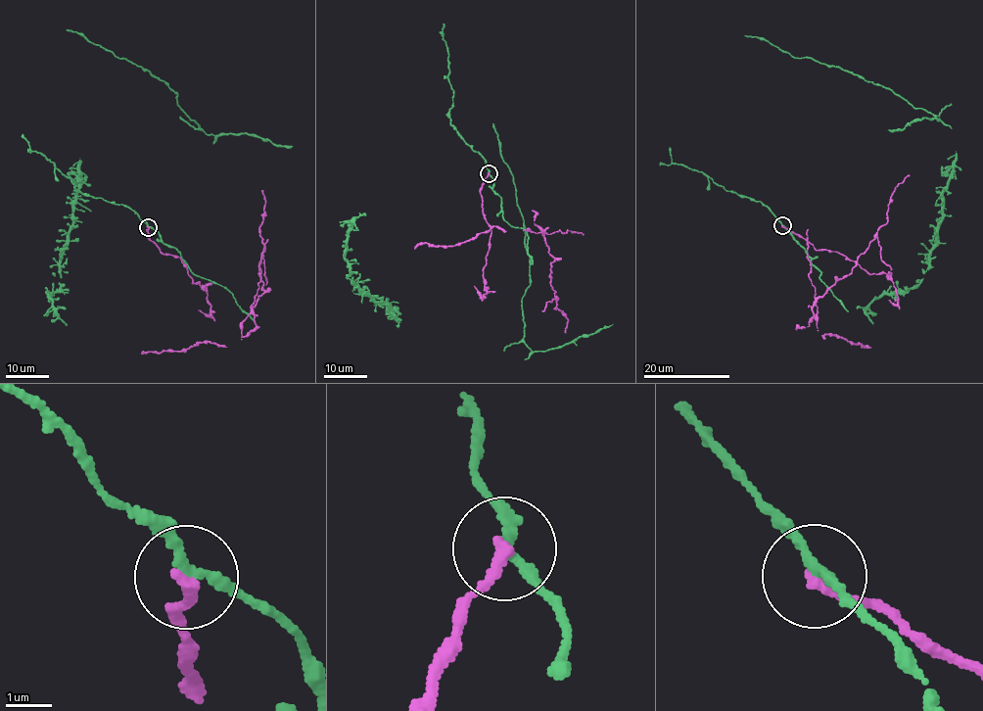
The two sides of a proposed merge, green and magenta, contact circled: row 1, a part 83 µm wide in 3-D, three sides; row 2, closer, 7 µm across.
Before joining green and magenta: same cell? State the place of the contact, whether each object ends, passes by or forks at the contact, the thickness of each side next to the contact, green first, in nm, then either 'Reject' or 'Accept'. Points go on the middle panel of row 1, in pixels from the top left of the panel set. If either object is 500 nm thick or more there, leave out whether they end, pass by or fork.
Place: (489, 173). At the ring green passes by. At the ring magenta ends. Thickness 200 nm (green) against 260 nm. Reject

